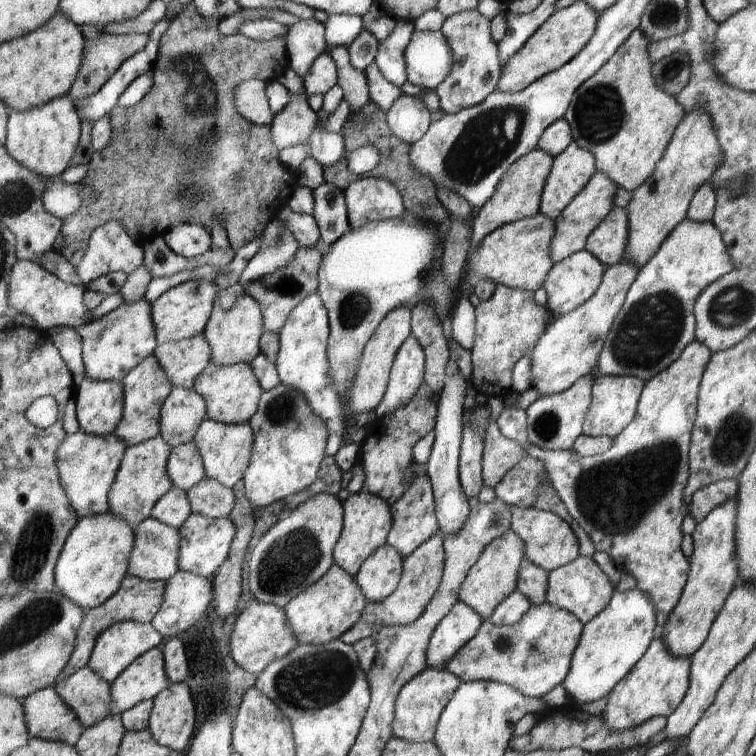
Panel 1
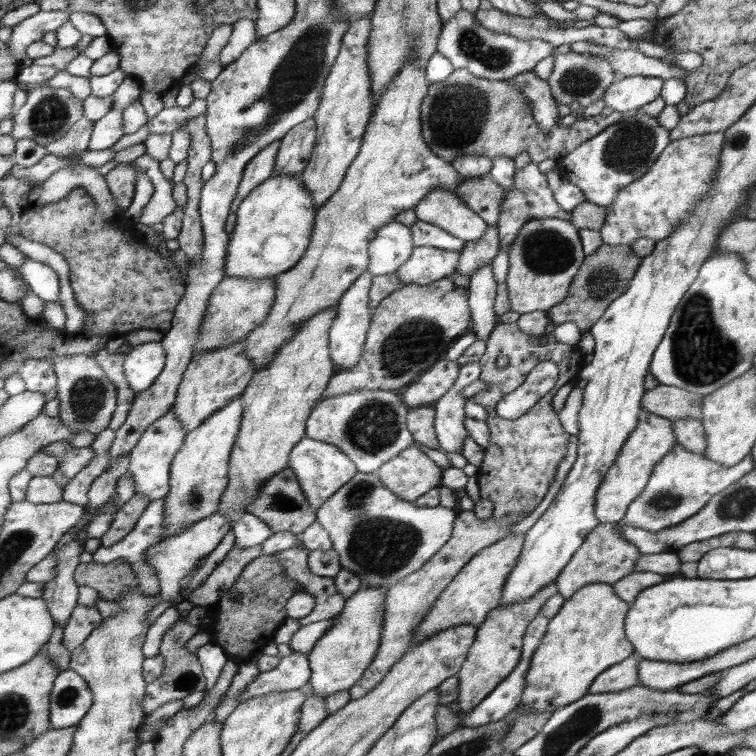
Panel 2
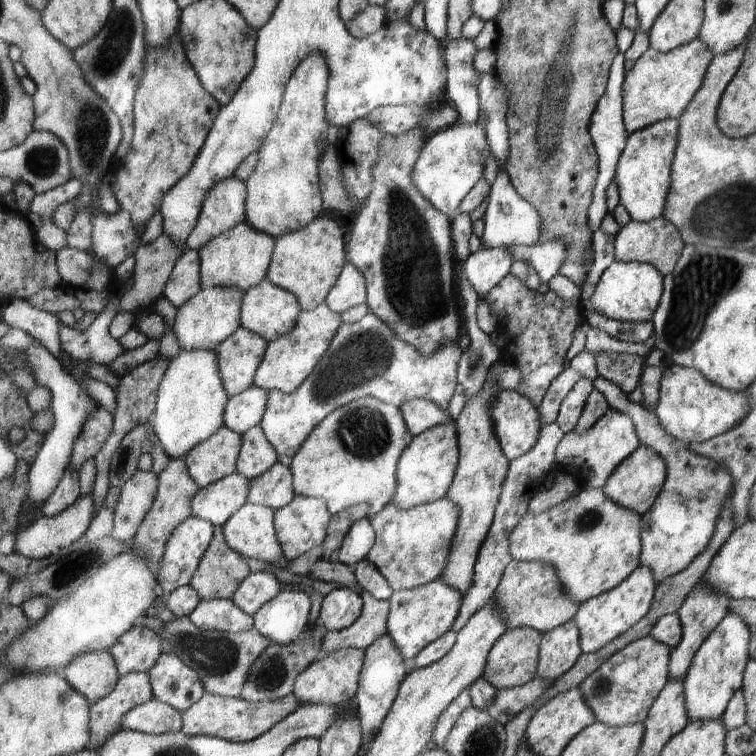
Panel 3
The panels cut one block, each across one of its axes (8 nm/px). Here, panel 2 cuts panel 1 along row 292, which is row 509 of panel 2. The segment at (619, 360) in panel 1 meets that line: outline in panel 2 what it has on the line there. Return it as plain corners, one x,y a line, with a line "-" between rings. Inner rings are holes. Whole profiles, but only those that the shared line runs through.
678,443
654,466
649,483
635,501
629,505
623,524
649,532
659,532
679,525
703,509
709,498
719,494
731,483
737,482
755,467
751,454
731,467
723,467
692,452

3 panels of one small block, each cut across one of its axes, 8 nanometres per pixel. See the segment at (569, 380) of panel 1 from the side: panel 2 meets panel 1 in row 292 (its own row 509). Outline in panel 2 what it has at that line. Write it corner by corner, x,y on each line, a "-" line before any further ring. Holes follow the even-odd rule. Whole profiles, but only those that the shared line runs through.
643,410
639,426
629,436
629,441
622,448
615,466
605,474
605,480
596,496
596,515
600,522
622,522
628,513
629,505
641,494
649,483
654,466
677,444
673,435
671,419
661,418

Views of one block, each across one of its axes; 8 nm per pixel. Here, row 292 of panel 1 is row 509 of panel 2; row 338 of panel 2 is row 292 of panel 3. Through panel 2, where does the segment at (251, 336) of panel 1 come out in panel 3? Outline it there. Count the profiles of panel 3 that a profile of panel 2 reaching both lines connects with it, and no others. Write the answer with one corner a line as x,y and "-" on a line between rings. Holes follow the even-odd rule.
319,216
300,231
276,240
267,280
292,292
302,310
310,311
326,302
348,261
348,247
345,244
343,230
337,226
333,218

